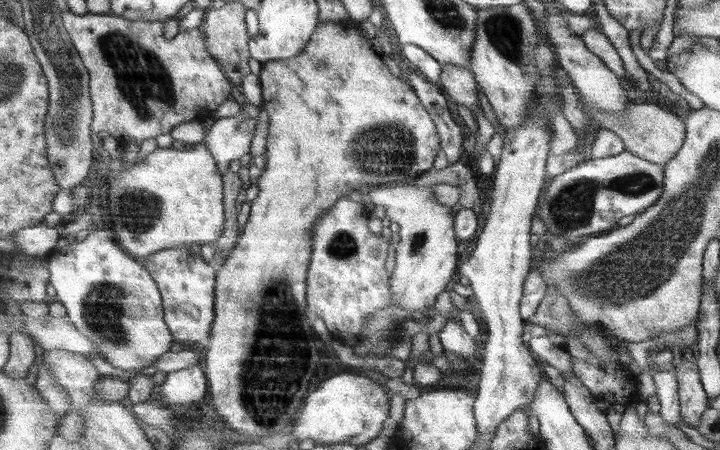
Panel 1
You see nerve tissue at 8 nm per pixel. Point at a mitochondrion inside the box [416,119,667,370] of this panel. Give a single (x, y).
(571, 207)

